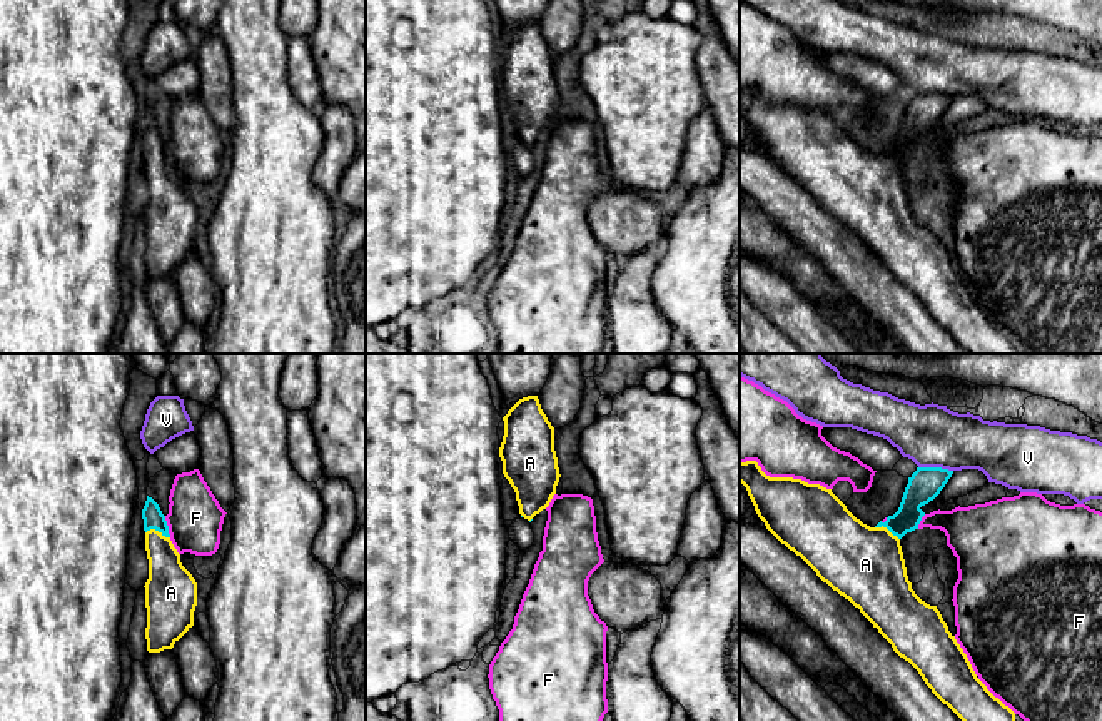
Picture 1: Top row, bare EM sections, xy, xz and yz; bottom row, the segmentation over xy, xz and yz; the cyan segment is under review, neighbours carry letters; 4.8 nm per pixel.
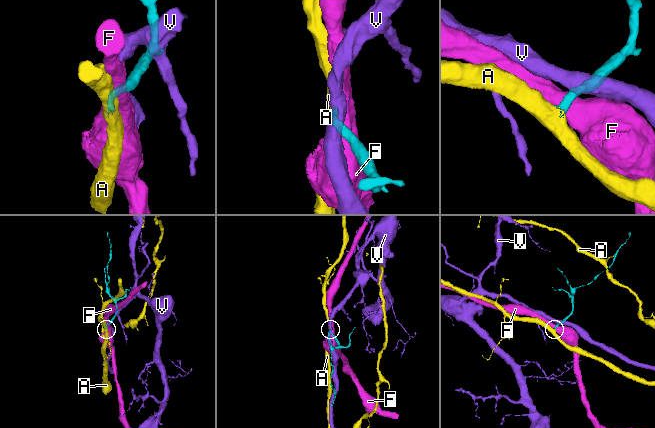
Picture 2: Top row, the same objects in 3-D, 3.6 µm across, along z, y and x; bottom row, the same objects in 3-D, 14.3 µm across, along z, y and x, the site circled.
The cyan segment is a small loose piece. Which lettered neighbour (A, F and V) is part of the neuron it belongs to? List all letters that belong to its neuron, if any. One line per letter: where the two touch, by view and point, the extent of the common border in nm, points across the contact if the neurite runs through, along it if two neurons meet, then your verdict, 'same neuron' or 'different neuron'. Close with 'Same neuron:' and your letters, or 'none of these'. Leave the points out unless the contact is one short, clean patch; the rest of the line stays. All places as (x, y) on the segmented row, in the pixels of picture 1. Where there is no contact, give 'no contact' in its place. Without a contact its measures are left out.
A: xy (157, 529) | 120 nm | across xy (152, 516), (157, 529), (157, 544), (167, 579) | same neuron
F: xy (167, 526) | 110 nm | different neuron
V: yz (935, 468) | 170 nm | along yz (919, 466), (940, 466), (952, 471) | different neuron
Same neuron: A

